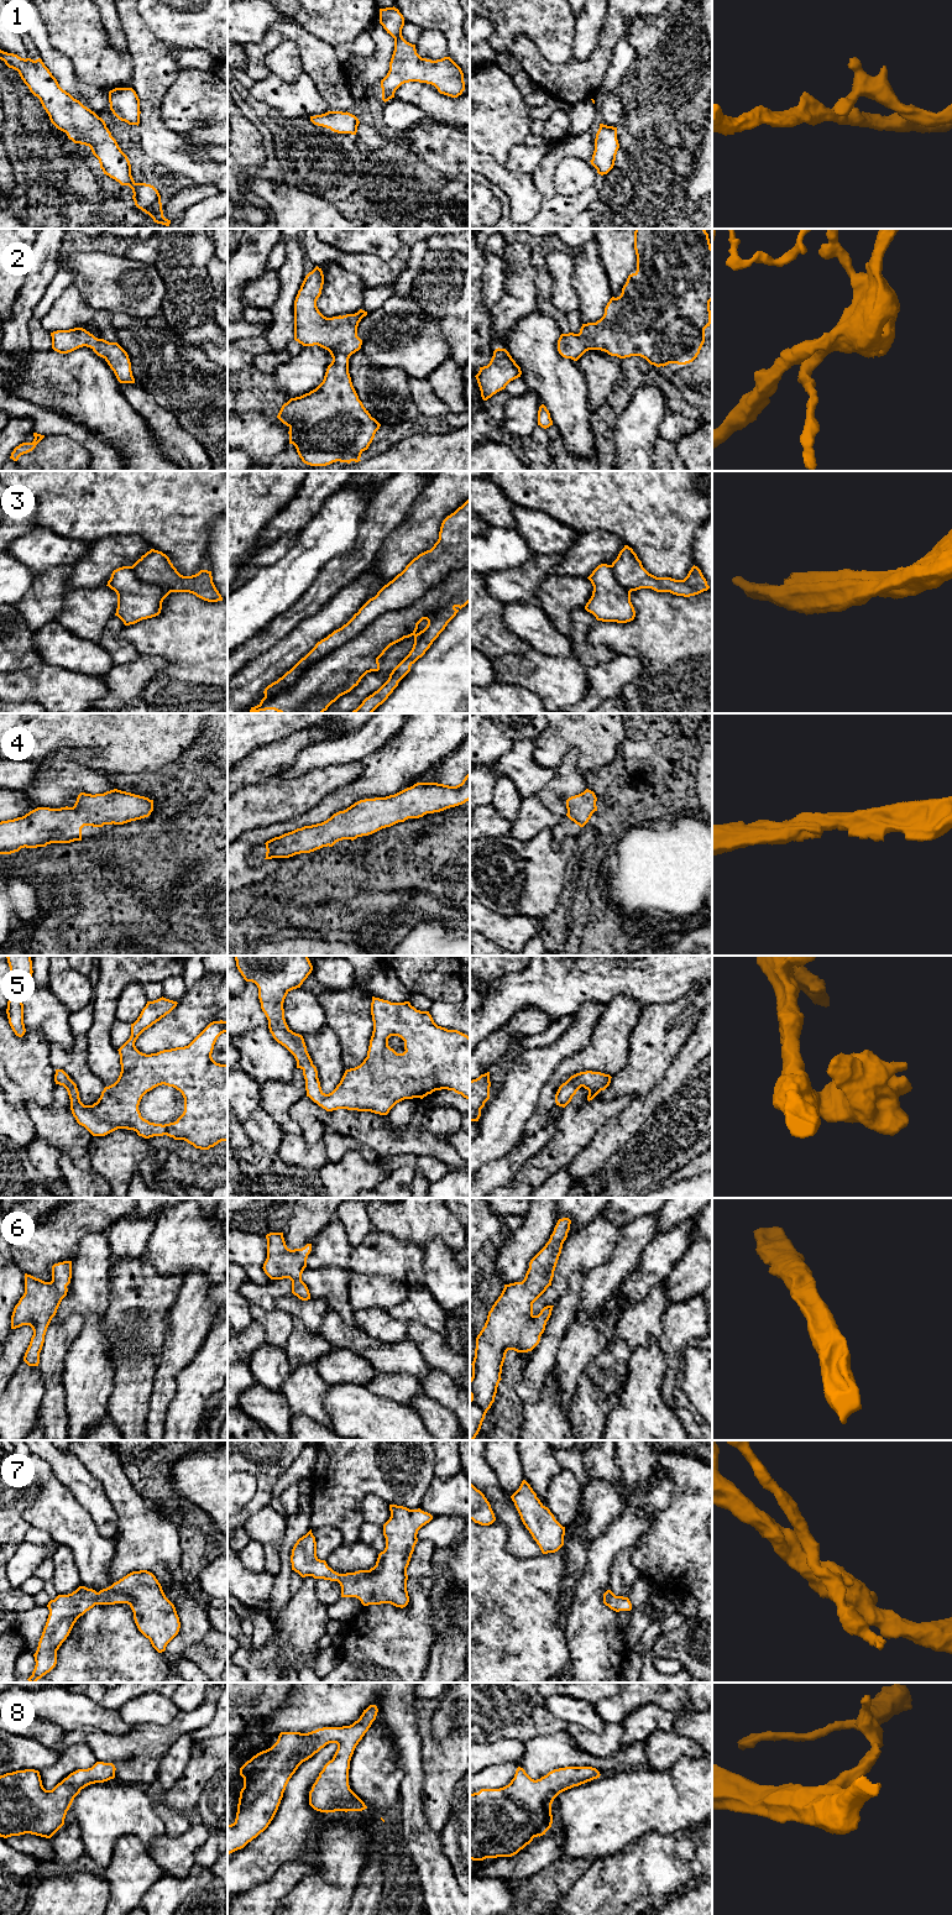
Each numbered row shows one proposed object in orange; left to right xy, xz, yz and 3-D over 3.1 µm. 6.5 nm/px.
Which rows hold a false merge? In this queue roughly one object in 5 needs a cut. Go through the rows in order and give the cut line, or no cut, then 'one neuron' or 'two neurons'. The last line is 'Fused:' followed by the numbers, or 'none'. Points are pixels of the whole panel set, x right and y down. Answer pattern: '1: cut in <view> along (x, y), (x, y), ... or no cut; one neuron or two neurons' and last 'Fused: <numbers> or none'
1: no cut; one neuron
2: no cut; one neuron
3: cut in xz along (469, 564), (411, 605), (376, 617), (291, 689), (250, 711); two neurons
4: no cut; one neuron
5: no cut; one neuron
6: no cut; one neuron
7: no cut; one neuron
8: no cut; one neuron
Fused: 3

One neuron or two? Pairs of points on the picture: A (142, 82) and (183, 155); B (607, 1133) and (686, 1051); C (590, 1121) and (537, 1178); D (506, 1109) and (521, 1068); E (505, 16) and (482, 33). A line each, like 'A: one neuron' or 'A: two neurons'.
A: one neuron
B: one neuron
C: one neuron
D: one neuron
E: two neurons

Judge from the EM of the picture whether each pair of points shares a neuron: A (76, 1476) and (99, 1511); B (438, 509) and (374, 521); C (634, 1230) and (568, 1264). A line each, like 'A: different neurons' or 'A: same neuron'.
A: same neuron
B: different neurons
C: different neurons

